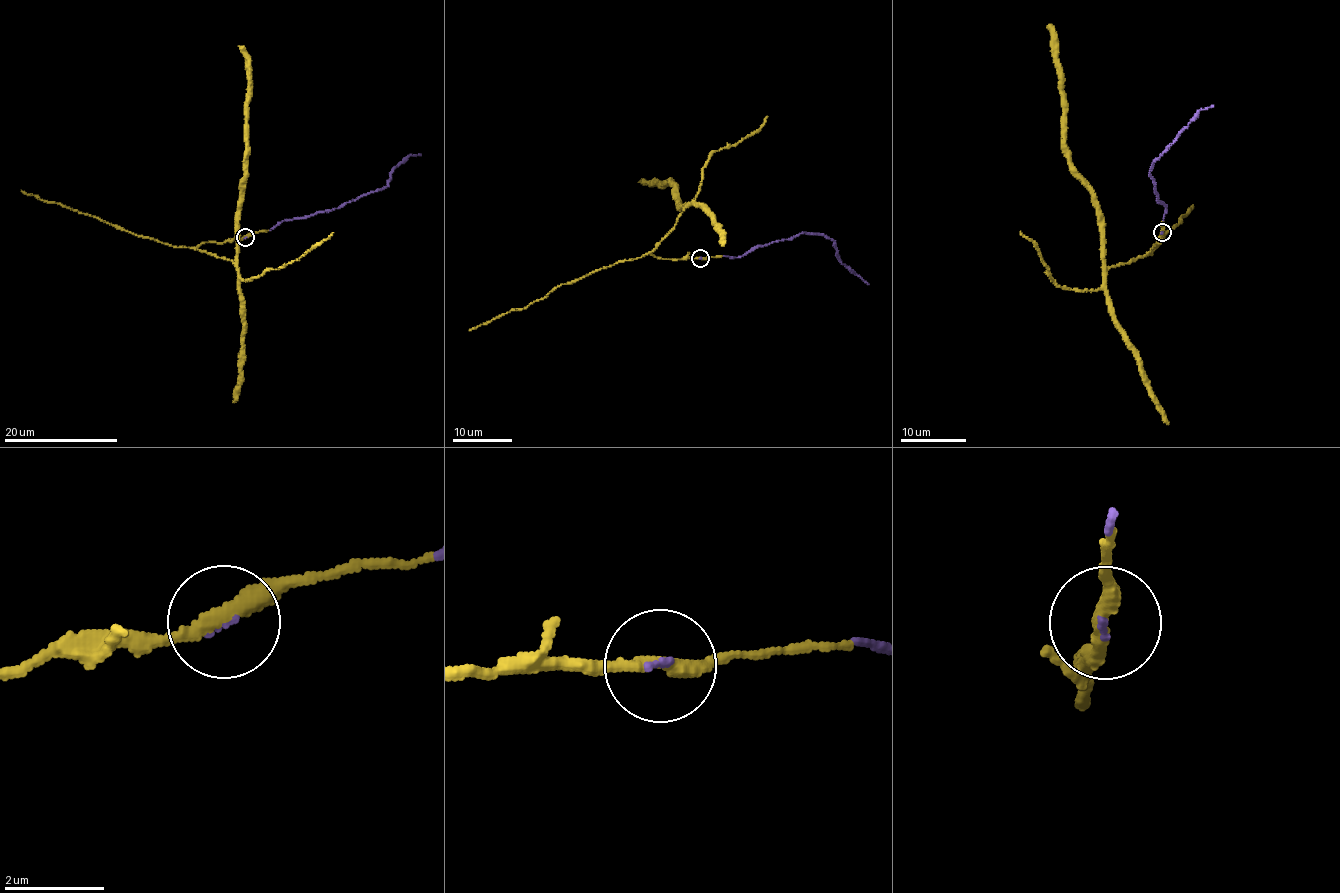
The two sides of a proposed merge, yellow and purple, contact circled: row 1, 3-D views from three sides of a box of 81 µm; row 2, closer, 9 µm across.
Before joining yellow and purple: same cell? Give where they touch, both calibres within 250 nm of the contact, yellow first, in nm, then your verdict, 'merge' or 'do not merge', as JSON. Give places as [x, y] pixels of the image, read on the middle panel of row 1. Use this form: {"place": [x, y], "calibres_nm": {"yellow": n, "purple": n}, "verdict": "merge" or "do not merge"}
{"place": [700, 258], "calibres_nm": {"yellow": 300, "purple": 70}, "verdict": "merge"}

